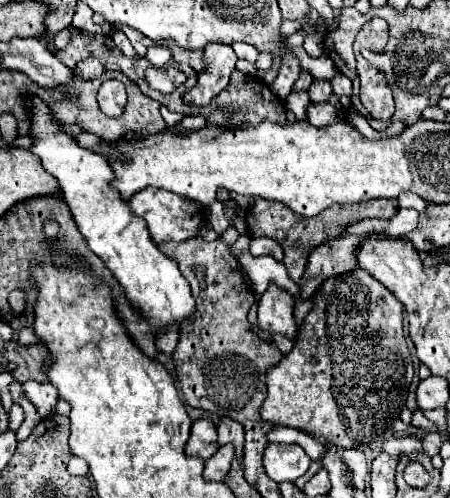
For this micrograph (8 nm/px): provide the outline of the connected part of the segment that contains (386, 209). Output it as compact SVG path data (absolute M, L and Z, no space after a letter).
M255 198L245 220L247 220L247 234L251 238L271 236L283 246L283 250L285 250L283 264L289 268L291 278L299 280L303 274L307 256L313 252L313 248L317 248L329 240L335 240L353 222L359 222L365 218L393 218L397 214L397 210L399 210L397 200L369 200L369 202L357 202L357 204L337 204L337 208L335 206L327 208L327 210L323 210L323 214L317 214L313 218L303 218L277 200Z

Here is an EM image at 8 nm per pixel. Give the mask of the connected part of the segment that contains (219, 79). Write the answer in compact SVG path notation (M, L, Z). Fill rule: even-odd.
M209 43L203 52L205 68L197 74L197 84L183 94L183 100L194 106L207 106L231 78L237 64L237 54L231 46Z

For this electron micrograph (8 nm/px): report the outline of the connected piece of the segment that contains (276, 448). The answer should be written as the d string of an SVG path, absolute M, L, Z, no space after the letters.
M269 444L263 454L267 476L275 482L295 482L309 470L311 458L299 444Z

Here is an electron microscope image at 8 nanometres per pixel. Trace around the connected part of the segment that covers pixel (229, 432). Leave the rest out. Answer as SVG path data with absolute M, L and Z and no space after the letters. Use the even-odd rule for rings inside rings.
M221 418L217 424L217 434L219 434L219 444L233 444L235 446L235 456L243 456L243 428L235 420Z

